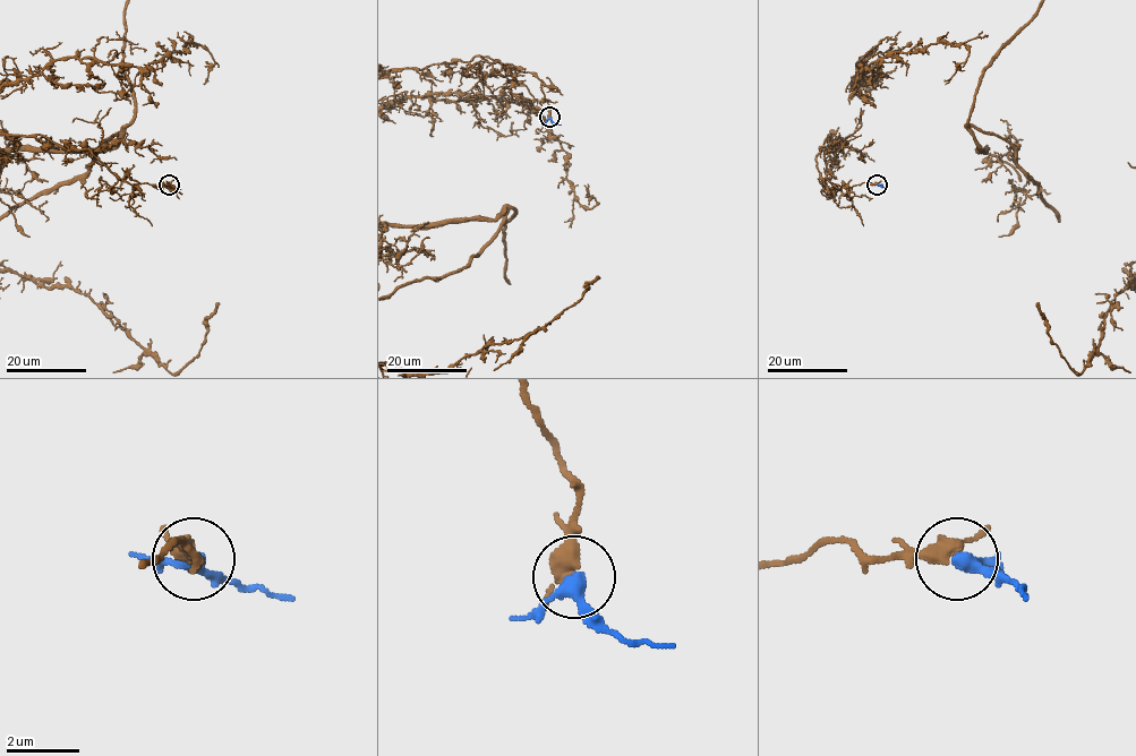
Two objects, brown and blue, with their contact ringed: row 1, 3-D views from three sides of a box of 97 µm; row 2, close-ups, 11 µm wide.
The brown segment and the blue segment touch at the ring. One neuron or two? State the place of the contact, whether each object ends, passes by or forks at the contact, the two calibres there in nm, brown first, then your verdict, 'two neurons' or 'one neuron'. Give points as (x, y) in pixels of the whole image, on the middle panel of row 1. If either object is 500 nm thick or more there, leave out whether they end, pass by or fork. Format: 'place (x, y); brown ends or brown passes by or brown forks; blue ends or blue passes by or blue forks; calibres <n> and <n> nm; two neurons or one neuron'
place (549, 117); brown passes by; blue passes by; calibres 400 and 320 nm; one neuron

